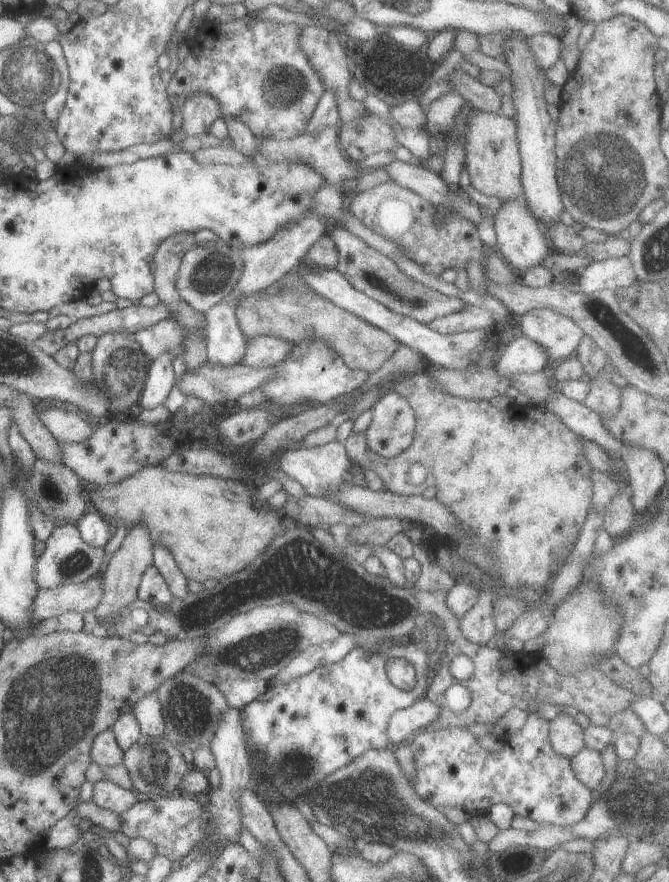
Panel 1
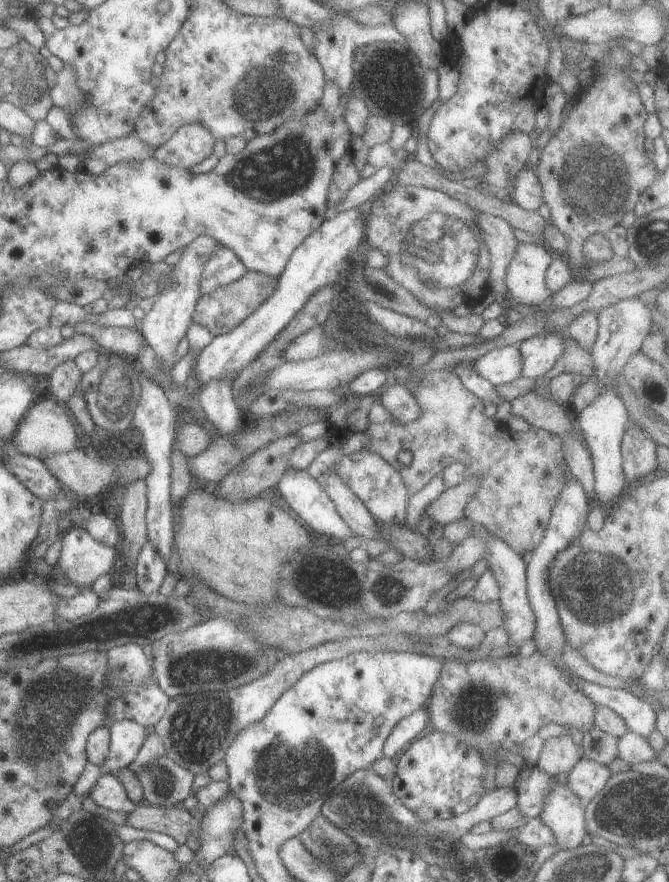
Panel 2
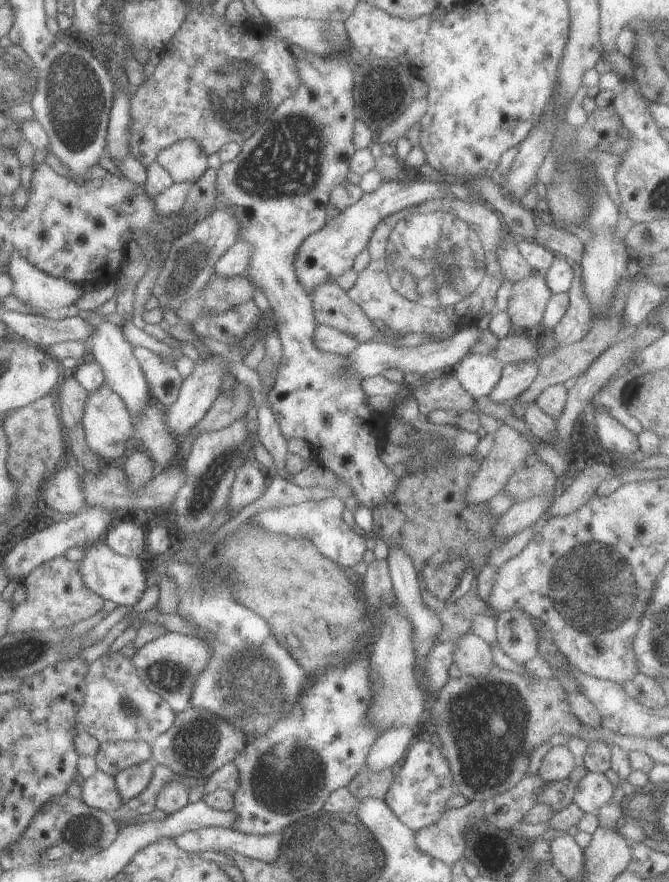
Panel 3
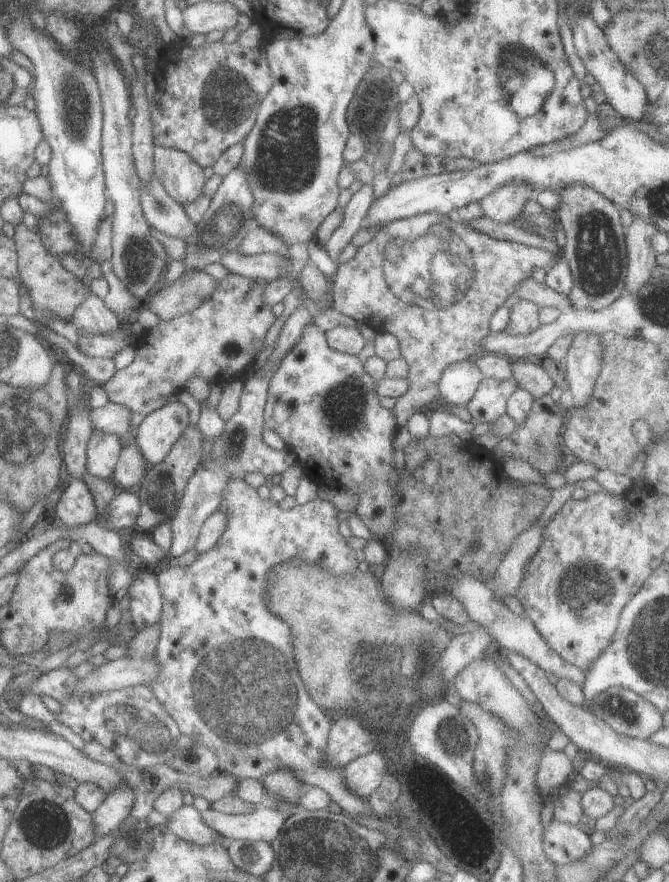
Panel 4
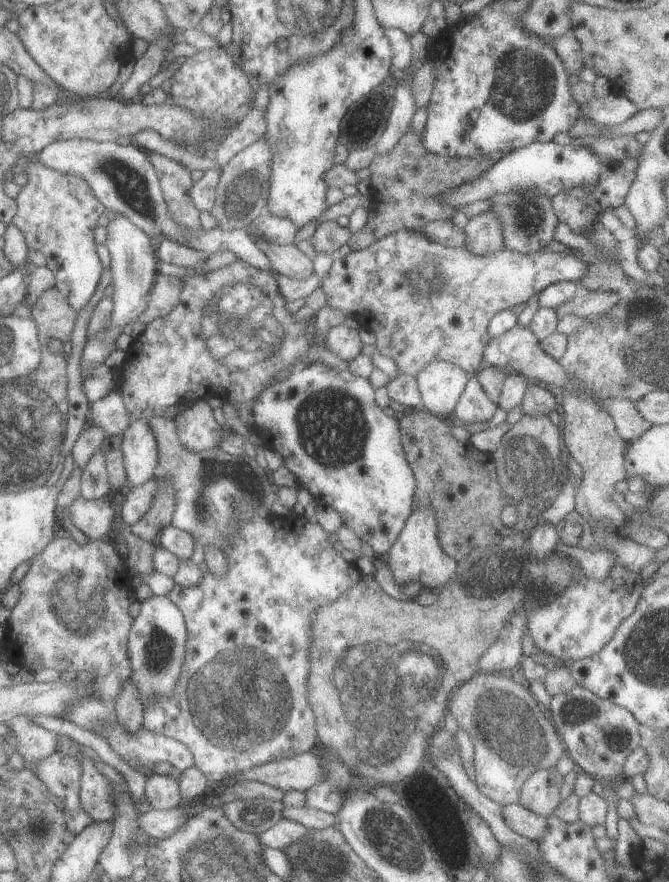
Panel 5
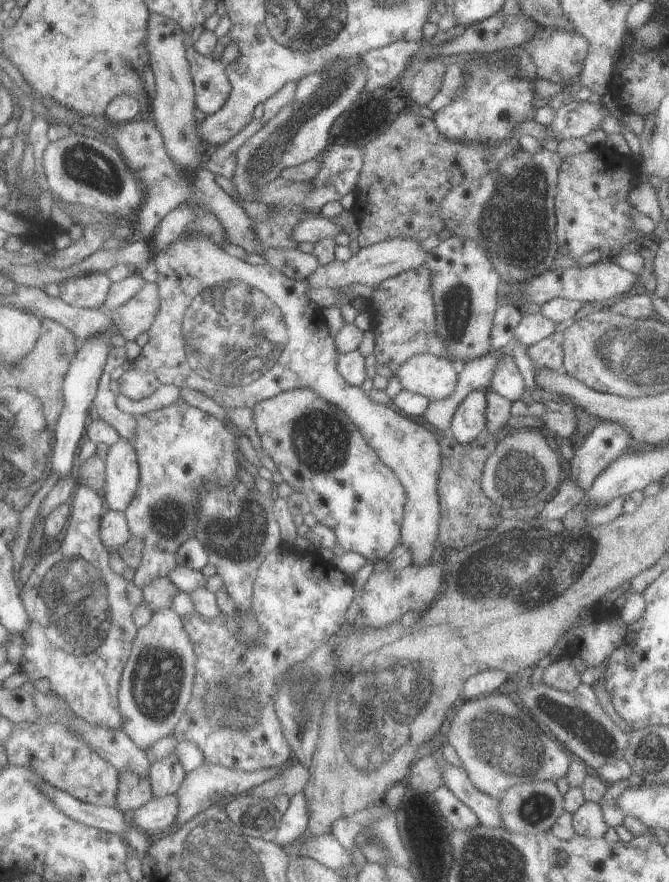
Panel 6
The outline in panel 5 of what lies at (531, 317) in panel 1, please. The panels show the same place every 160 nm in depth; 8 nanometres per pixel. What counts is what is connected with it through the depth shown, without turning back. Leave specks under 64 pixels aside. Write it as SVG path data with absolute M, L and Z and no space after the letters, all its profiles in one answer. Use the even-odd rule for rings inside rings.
M475 376L470 377L457 399L451 419L459 423L488 421L498 405L487 396Z

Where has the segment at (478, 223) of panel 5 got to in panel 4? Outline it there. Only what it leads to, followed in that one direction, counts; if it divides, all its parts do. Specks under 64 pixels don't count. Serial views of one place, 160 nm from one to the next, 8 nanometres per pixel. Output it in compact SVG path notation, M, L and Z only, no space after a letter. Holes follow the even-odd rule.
M507 181L482 196L478 203L484 217L496 223L504 223L513 220L520 213L523 203L532 198L533 194L529 185Z

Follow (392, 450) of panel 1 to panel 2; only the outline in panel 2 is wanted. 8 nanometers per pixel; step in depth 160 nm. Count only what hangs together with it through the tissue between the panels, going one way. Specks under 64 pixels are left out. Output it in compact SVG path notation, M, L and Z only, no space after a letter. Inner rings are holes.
M391 385L381 394L379 403L390 414L389 423L395 425L413 422L420 413L416 399L407 392L405 385Z

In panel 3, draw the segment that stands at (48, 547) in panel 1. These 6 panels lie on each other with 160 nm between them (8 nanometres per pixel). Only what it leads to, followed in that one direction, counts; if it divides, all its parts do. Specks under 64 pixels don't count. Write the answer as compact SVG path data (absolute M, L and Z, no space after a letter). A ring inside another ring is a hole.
M99 540L84 549L83 556L78 560L78 571L83 584L97 596L111 600L115 604L133 606L145 590L144 570L137 556L123 556L111 550L103 540Z

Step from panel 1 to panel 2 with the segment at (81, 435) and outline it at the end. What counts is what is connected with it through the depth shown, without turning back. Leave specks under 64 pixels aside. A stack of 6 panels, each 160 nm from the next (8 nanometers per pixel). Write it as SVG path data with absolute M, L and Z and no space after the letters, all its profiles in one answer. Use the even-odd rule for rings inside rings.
M40 399L35 401L30 410L26 410L24 416L16 426L16 431L11 436L10 442L15 450L21 454L41 458L51 453L67 453L75 449L77 444L77 432L73 427L71 416L66 408L59 405L56 400Z

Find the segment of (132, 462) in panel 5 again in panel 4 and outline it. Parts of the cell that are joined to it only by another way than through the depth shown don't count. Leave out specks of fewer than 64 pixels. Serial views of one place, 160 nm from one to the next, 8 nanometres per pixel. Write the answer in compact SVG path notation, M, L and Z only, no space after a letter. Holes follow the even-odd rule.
M173 398L142 418L133 431L134 443L151 466L163 460L173 442L187 427L187 407Z

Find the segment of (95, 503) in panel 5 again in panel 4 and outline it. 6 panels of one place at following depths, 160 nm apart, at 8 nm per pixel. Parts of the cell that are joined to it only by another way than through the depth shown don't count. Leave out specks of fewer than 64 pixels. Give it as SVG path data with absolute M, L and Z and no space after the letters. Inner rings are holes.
M71 479L55 506L57 522L75 527L93 521L96 516L94 498L83 480Z

